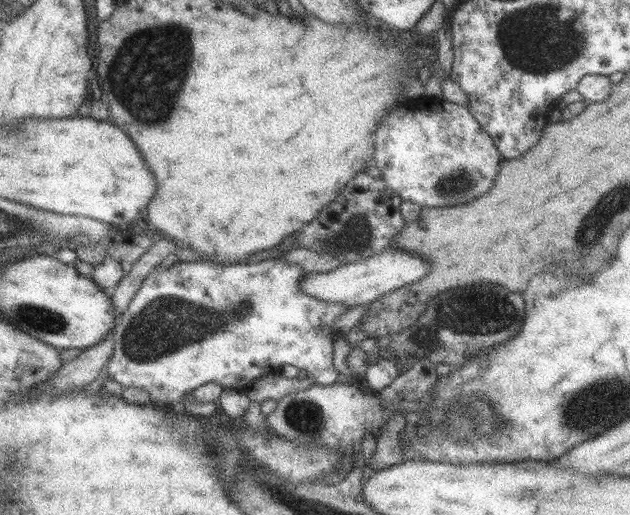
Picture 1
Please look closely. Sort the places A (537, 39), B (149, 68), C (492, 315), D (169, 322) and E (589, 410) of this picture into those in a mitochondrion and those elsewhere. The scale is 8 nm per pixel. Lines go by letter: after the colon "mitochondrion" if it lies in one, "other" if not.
A: mitochondrion
B: mitochondrion
C: mitochondrion
D: mitochondrion
E: mitochondrion

